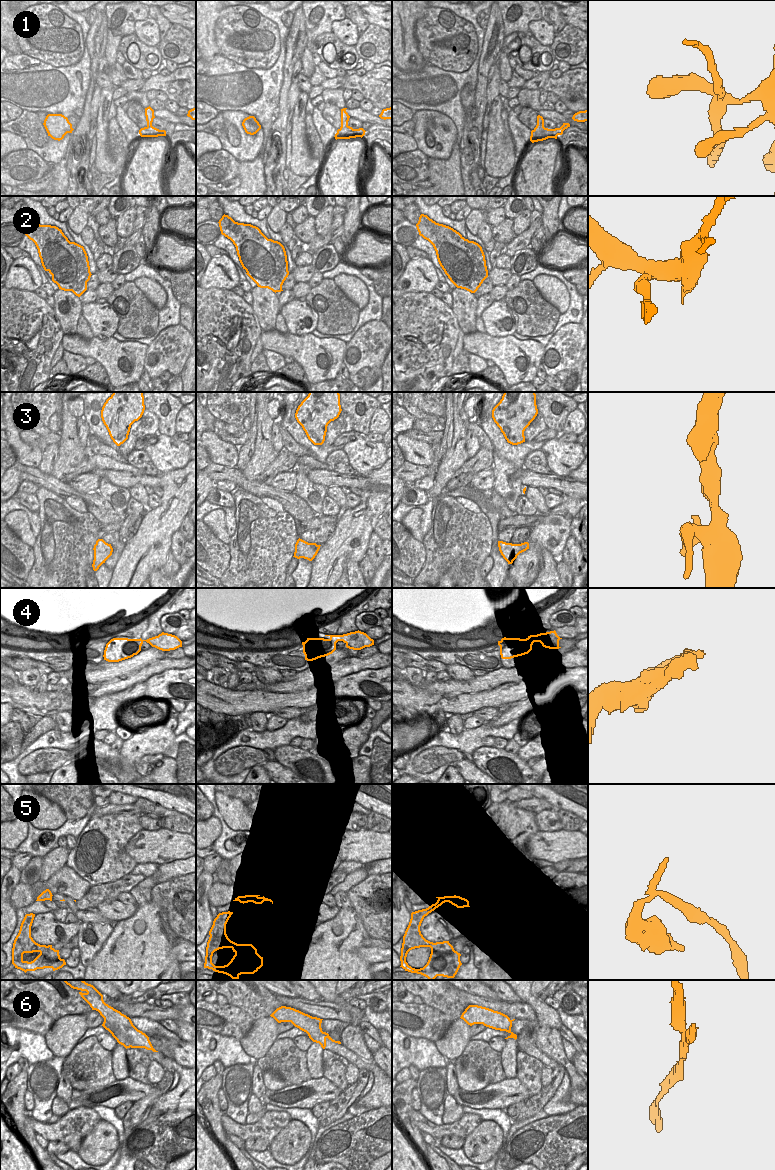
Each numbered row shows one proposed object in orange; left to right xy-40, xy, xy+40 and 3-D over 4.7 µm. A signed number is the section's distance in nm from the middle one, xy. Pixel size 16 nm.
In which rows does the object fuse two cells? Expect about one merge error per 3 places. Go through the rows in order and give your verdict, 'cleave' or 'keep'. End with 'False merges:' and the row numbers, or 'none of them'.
1: cleave
2: cleave
3: keep
4: cleave
5: cleave
6: cleave
False merges: 1, 2, 4, 5, 6

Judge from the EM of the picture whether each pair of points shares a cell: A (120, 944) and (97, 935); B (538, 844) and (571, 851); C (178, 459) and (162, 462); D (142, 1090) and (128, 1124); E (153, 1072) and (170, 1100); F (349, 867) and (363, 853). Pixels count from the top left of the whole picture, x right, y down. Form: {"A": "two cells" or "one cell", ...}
{"A": "two cells", "B": "one cell", "C": "one cell", "D": "two cells", "E": "two cells", "F": "two cells"}

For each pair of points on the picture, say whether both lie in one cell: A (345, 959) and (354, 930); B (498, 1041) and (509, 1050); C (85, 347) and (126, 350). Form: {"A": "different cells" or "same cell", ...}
{"A": "same cell", "B": "different cells", "C": "same cell"}

